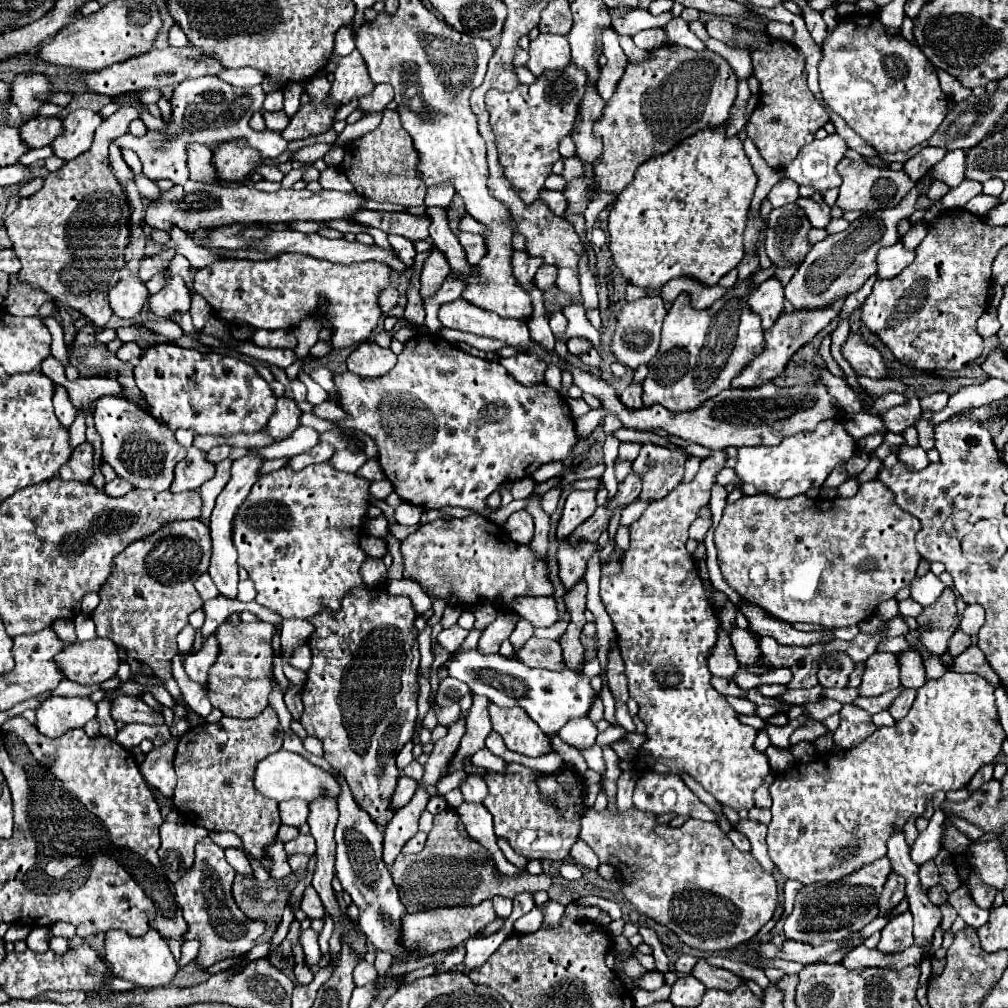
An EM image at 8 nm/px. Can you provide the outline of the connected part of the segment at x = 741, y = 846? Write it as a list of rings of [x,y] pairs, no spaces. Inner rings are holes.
[[[733,829],[733,831],[729,831],[729,833],[727,833],[727,837],[733,841],[733,845],[735,845],[739,851],[749,851],[749,849],[751,849],[749,839],[747,839],[745,835],[741,835],[739,831],[735,831],[735,829]]]

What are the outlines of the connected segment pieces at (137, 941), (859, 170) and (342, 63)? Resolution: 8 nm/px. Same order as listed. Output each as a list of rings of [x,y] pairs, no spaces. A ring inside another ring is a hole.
[[[113,929],[107,931],[105,933],[105,959],[111,963],[115,977],[129,979],[137,987],[163,987],[177,973],[177,963],[169,951],[169,945],[155,929],[147,931],[141,937],[131,937],[125,931],[113,931]],[[147,983],[155,983],[155,985],[147,985]]]
[[[841,159],[837,165],[837,173],[843,179],[839,187],[841,193],[837,197],[837,207],[843,211],[879,211],[895,207],[903,201],[903,197],[915,187],[915,183],[903,171],[891,171],[887,167],[875,167],[869,163],[857,163],[851,159]]]
[[[357,49],[347,57],[333,55],[331,61],[337,63],[337,71],[335,71],[335,81],[327,97],[327,107],[347,105],[353,101],[353,97],[361,99],[373,91],[375,85],[369,79],[365,61],[361,59],[361,53]]]

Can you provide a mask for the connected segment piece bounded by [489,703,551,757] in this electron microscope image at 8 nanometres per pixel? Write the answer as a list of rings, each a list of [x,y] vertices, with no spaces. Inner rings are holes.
[[[489,703],[489,715],[493,723],[493,731],[501,733],[507,749],[515,753],[523,753],[529,757],[539,757],[551,753],[551,745],[547,735],[529,719],[521,707],[497,707]]]

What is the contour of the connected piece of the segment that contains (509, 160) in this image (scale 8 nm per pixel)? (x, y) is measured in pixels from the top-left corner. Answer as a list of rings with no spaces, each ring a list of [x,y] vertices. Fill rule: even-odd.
[[[569,61],[565,69],[545,71],[531,85],[517,85],[507,93],[491,89],[485,95],[499,162],[513,191],[525,203],[535,203],[541,199],[545,179],[551,175],[552,165],[561,157],[559,143],[565,135],[569,135],[575,123],[577,107],[585,93],[585,79],[585,69],[575,67],[575,63]]]

